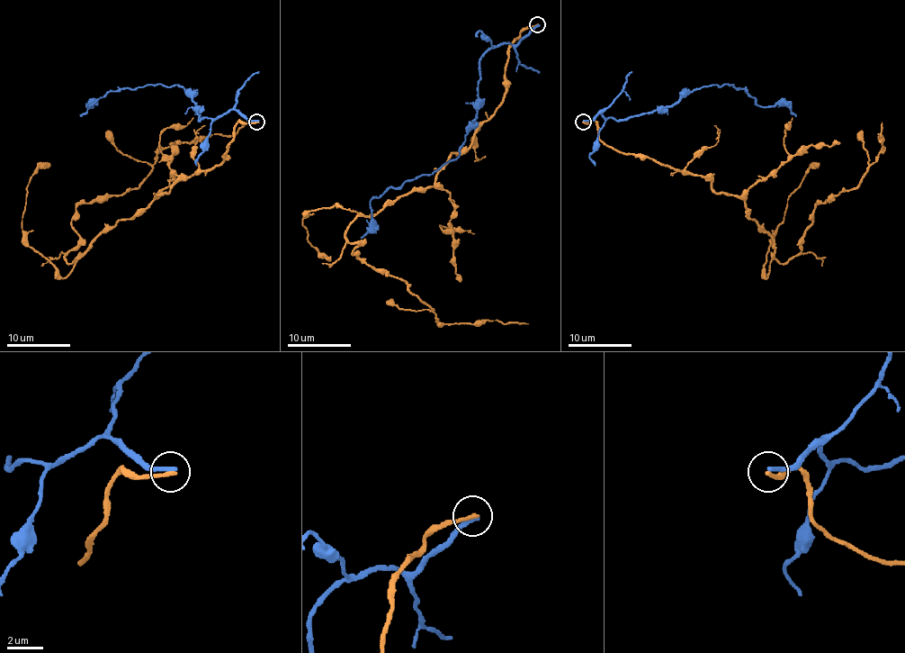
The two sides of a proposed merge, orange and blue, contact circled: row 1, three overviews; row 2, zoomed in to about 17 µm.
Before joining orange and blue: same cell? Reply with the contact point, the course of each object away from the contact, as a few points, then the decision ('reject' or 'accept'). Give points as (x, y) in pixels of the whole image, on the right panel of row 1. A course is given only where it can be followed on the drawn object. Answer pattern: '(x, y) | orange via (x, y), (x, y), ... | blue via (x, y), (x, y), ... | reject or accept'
(583, 122) | orange via (584, 122), (607, 146), (740, 198), (781, 263), (801, 252), (814, 208), (854, 189), (882, 149), (882, 122) | blue via (584, 121), (603, 109), (619, 121), (666, 111), (706, 86), (731, 84), (758, 106), (785, 104), (796, 115) | reject

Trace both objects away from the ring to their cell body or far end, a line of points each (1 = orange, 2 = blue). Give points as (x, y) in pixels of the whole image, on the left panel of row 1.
1: (256, 122), (239, 121), (219, 165), (65, 258), (82, 203), (136, 189), (163, 149), (247, 122)
2: (256, 121), (247, 121), (235, 109), (200, 121), (188, 94), (181, 86), (152, 84), (109, 90), (80, 115)

